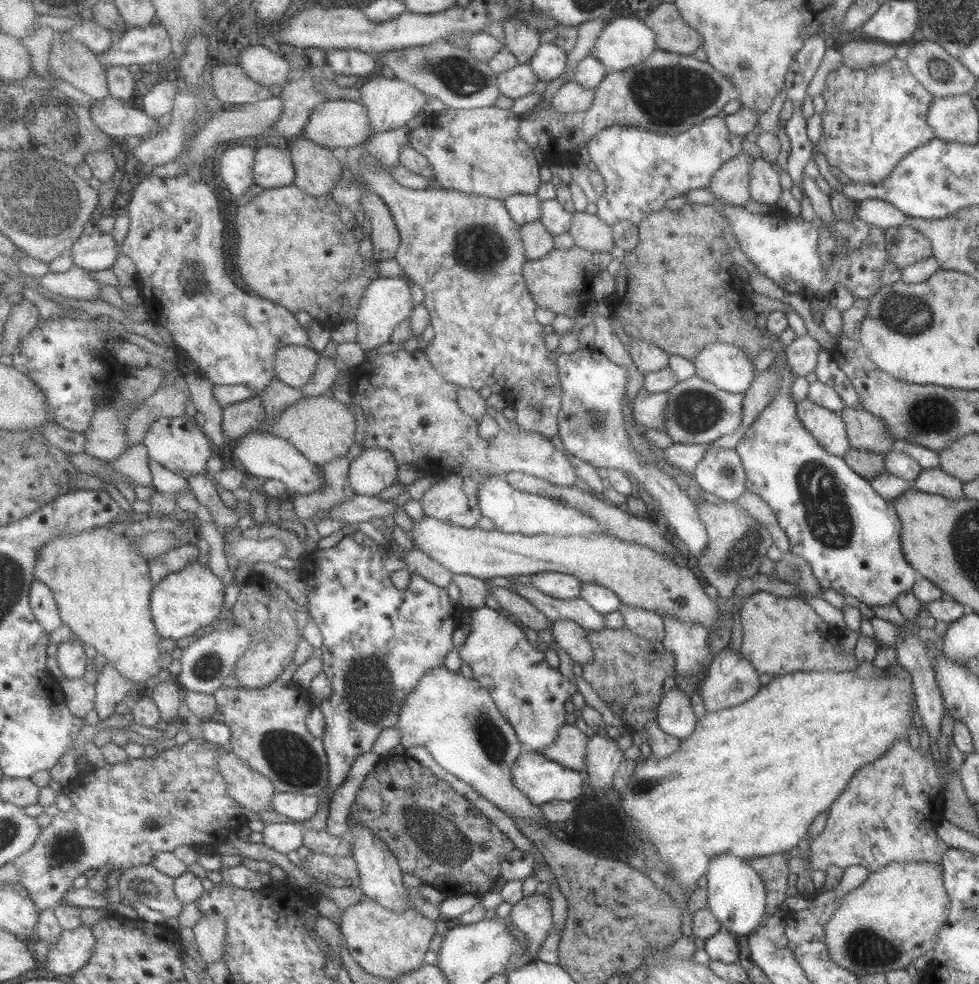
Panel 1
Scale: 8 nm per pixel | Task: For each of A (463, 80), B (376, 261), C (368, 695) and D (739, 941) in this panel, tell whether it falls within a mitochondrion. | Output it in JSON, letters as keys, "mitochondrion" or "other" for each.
{"A":"mitochondrion","B":"other","C":"mitochondrion","D":"other"}

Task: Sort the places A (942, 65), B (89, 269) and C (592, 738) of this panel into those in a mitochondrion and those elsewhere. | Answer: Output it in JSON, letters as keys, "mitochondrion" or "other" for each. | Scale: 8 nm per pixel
{"A":"mitochondrion","B":"other","C":"other"}

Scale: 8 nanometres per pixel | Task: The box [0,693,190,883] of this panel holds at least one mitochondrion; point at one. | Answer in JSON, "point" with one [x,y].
{"point":[65,849]}

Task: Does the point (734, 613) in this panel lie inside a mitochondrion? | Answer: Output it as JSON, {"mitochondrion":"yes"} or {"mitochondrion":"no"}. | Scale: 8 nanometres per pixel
{"mitochondrion":"no"}

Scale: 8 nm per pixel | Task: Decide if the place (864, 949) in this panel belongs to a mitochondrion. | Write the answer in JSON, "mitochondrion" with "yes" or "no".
{"mitochondrion":"yes"}

